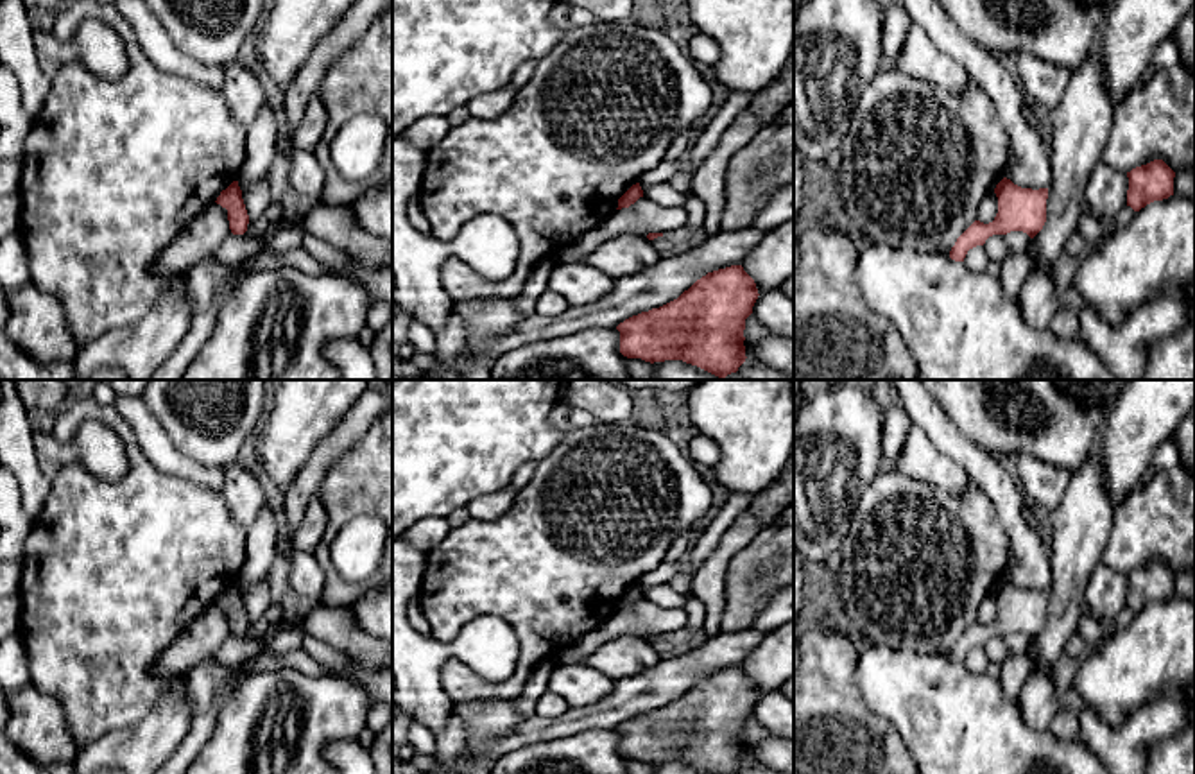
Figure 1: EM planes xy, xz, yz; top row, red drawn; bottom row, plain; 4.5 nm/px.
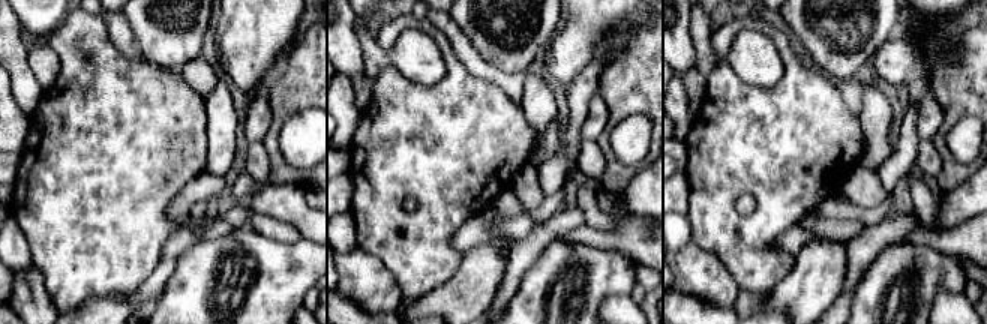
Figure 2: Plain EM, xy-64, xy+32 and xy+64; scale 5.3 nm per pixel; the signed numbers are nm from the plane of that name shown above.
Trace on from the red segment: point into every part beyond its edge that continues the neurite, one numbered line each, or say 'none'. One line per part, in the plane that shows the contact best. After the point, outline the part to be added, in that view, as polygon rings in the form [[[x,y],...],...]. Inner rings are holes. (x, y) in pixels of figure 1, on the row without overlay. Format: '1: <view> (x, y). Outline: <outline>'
none

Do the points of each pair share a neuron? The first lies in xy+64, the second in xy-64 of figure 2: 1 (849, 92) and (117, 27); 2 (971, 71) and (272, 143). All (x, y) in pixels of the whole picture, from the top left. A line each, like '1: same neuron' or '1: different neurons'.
1: same neuron
2: same neuron

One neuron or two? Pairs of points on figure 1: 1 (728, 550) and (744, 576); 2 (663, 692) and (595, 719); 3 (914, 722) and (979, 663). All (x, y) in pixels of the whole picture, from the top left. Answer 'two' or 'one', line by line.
1: two
2: one
3: two

